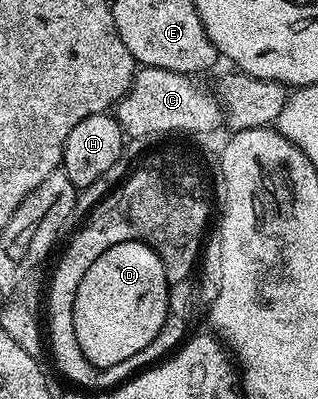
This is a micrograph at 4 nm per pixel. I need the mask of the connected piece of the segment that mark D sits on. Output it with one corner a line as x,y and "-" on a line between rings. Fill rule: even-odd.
122,241
122,245
110,245
98,261
86,269
86,277
78,281
78,293
74,297
74,328
82,352
96,366
118,365
134,353
139,353
158,337
168,316
168,292
170,284
162,257
148,243

